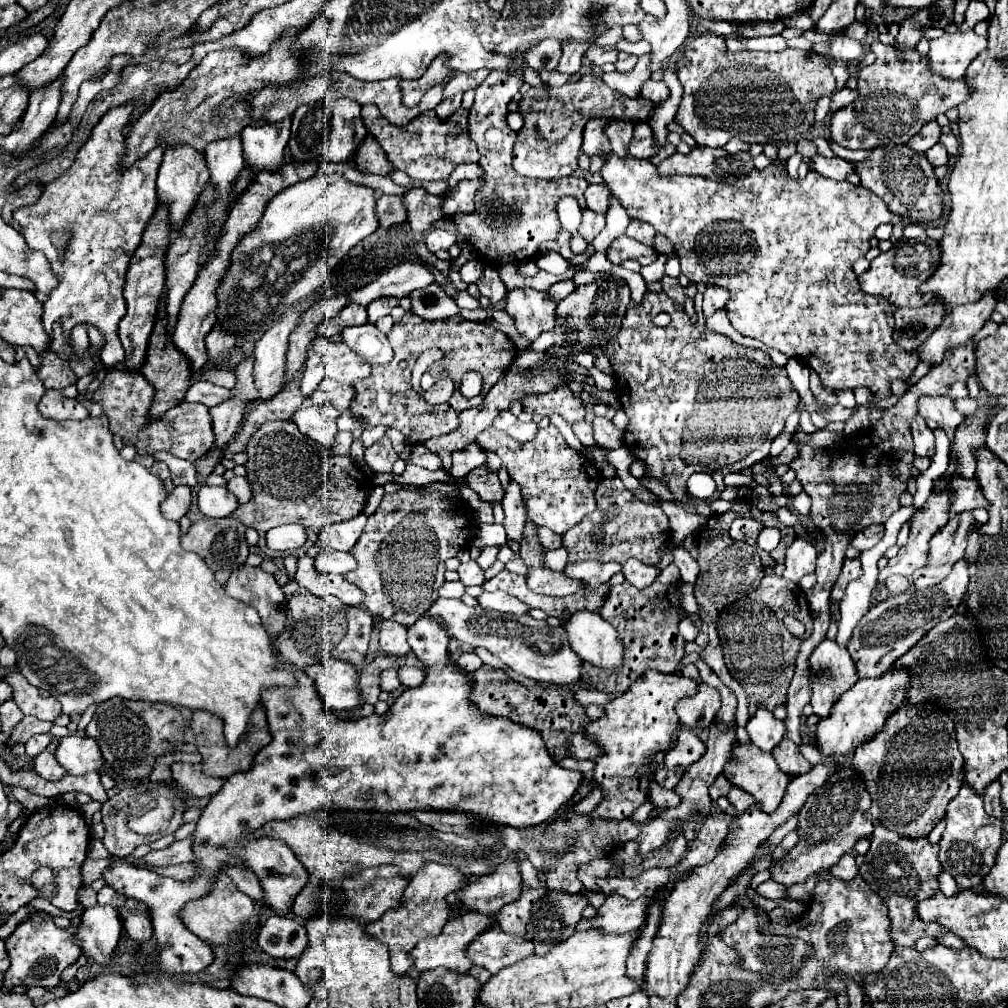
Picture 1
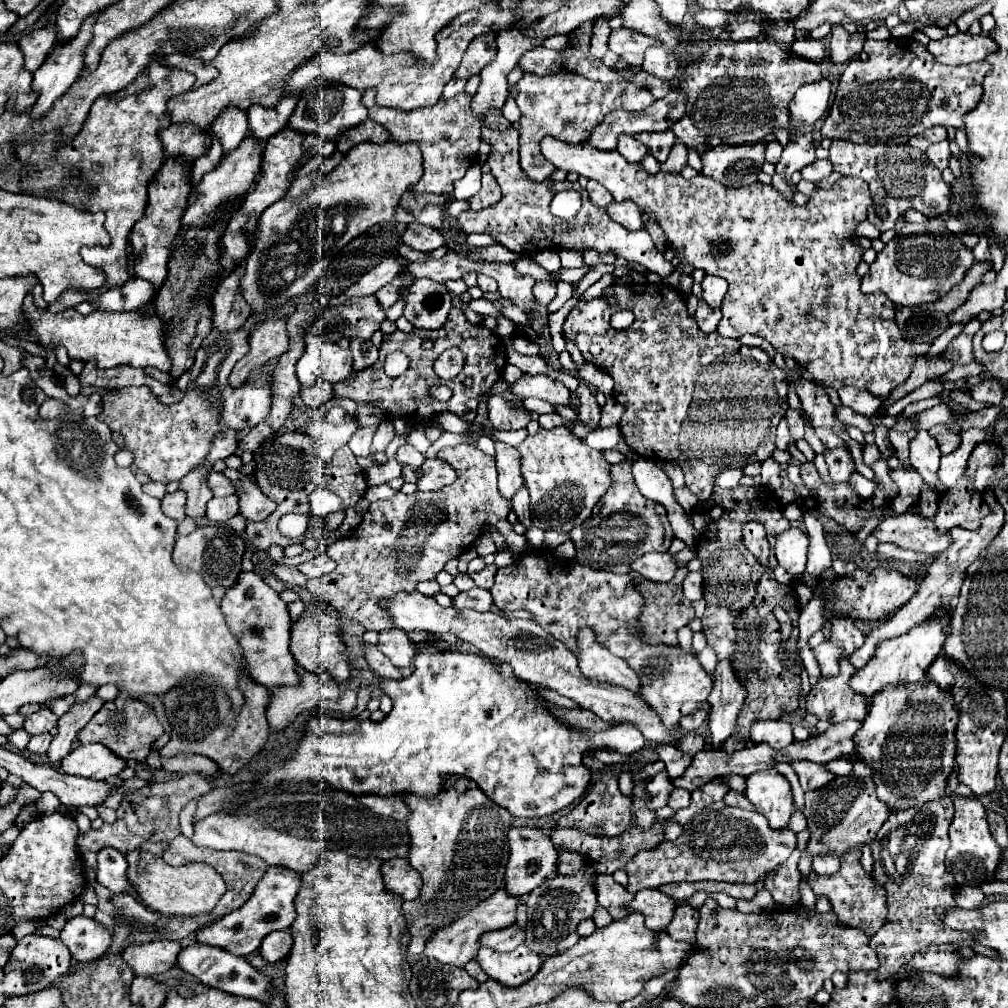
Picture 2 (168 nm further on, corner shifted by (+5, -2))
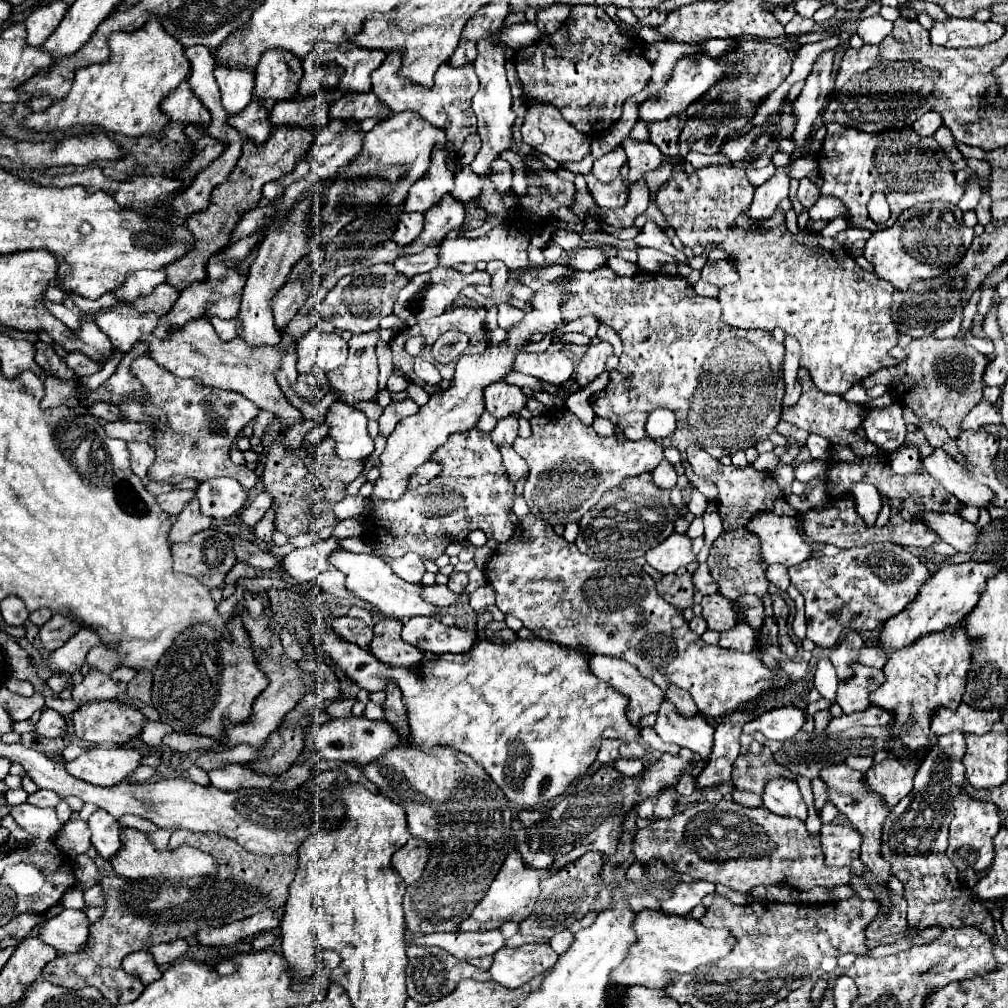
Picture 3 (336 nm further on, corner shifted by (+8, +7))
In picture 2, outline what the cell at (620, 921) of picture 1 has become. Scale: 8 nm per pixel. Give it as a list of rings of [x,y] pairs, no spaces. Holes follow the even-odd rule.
[[[640,890],[630,904],[630,910],[642,912],[646,916],[646,928],[666,930],[676,906],[678,904],[674,902],[674,898],[662,894],[660,890]]]

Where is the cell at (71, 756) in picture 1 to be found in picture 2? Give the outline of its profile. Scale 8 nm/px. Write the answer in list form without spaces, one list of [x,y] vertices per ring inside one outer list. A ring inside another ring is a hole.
[[[86,744],[72,750],[62,760],[62,770],[72,776],[90,780],[108,780],[126,768],[126,760],[118,758],[102,744]]]

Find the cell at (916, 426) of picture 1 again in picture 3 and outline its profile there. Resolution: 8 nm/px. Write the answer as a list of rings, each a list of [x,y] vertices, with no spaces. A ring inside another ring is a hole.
[[[933,449],[927,459],[921,459],[921,465],[931,477],[935,477],[945,487],[945,491],[951,491],[951,495],[955,495],[961,503],[975,507],[989,505],[993,491],[963,475],[961,465],[953,461],[943,449]]]

